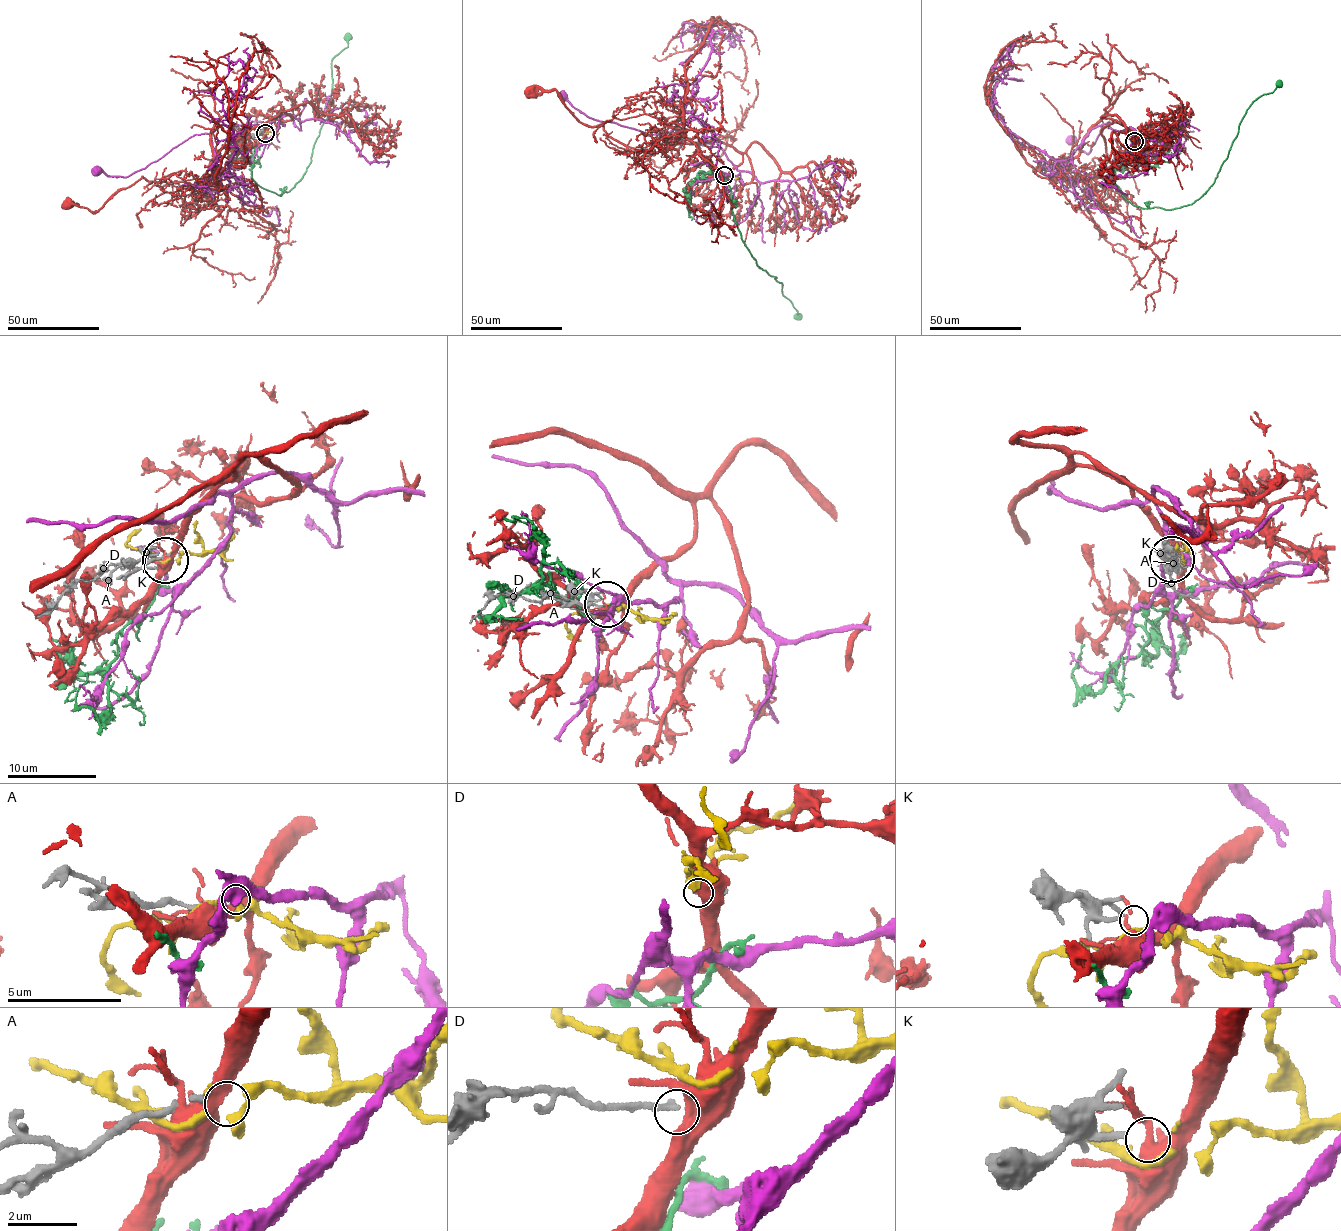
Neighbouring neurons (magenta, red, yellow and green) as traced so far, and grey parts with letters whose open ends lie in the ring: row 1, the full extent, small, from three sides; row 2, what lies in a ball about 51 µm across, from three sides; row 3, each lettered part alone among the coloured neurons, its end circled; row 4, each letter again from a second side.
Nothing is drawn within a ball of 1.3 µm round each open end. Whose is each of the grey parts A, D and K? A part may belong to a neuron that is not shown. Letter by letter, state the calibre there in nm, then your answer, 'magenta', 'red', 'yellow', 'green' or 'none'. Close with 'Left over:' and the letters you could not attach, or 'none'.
A: calibre 110 nm; yellow
D: calibre 200 nm; none
K: calibre 180 nm; none
Left over: D, K

